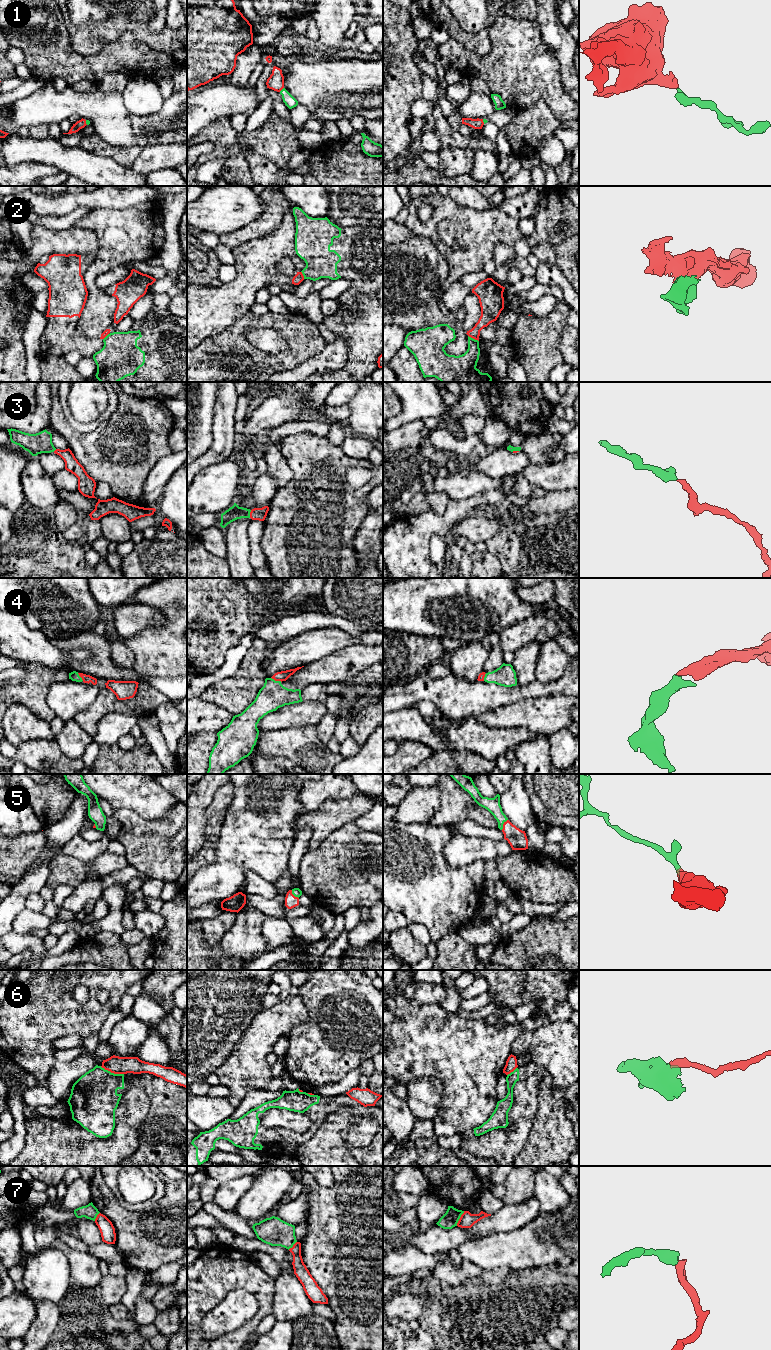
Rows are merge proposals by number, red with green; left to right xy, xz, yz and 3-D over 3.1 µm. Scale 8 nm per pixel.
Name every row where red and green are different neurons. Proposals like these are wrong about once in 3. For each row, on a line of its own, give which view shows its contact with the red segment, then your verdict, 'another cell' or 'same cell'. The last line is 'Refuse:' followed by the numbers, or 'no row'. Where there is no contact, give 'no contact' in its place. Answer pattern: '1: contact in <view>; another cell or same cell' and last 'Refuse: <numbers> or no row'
1: contact in xz; same cell
2: contact in yz; another cell
3: contact in xz; same cell
4: contact in xz; same cell
5: contact in yz; same cell
6: contact in xy; another cell
7: contact in yz; another cell
Refuse: 2, 6, 7

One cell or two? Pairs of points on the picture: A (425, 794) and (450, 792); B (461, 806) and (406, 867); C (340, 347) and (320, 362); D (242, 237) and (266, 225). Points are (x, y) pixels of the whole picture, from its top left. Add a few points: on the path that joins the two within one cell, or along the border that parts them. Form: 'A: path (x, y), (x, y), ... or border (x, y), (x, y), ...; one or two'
A: border (436, 786), (439, 792), (439, 808), (432, 815); two
B: border (429, 822), (432, 825), (454, 826); two
C: path (335, 351), (325, 357); one
D: path (248, 232), (260, 227); one

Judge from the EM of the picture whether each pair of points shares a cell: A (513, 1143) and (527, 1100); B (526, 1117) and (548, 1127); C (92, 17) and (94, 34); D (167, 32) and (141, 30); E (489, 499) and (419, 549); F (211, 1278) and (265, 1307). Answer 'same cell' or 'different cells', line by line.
A: same cell
B: different cells
C: different cells
D: same cell
E: same cell
F: same cell

